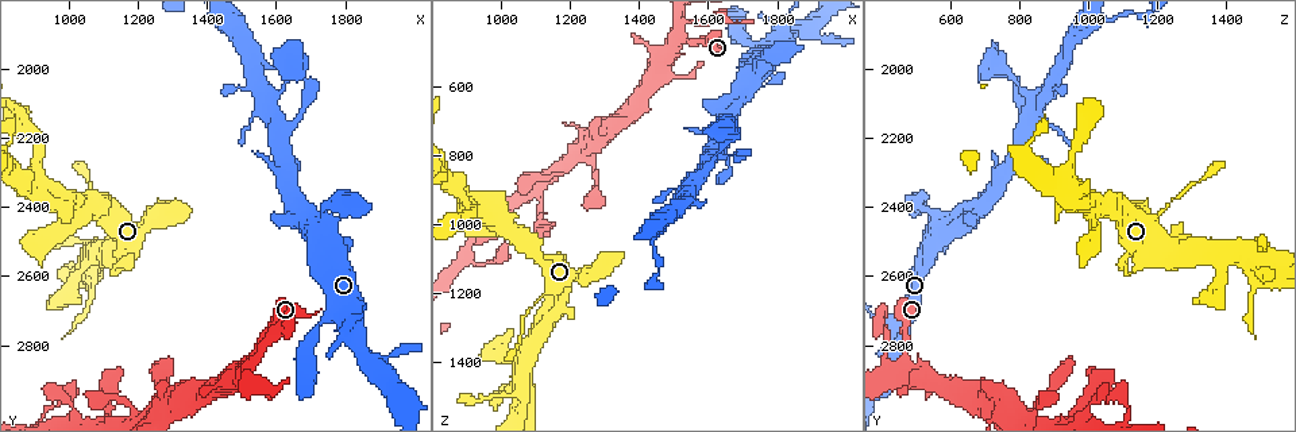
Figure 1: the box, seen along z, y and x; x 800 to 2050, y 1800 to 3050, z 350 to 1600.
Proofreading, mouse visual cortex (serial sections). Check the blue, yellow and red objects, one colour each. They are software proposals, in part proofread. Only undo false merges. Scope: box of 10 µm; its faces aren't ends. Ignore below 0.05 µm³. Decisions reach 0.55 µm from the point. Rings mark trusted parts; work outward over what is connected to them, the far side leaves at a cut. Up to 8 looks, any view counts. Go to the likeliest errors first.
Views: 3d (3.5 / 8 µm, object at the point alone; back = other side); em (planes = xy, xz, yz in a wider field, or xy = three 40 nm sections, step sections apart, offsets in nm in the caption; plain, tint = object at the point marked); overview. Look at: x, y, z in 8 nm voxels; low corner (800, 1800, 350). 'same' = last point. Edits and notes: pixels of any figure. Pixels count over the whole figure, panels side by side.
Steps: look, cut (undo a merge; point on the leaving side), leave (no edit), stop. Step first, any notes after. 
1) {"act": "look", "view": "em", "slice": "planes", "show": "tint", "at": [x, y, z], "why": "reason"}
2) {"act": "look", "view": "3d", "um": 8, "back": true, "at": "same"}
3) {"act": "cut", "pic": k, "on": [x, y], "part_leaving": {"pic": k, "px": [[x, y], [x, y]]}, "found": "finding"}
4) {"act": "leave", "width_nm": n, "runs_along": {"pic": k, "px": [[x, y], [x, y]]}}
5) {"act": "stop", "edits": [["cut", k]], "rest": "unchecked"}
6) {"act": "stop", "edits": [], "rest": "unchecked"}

{"act": "look", "view": "3d", "um": 8, "at": [1030, 2500, 1490], "why": "sharp bend"}

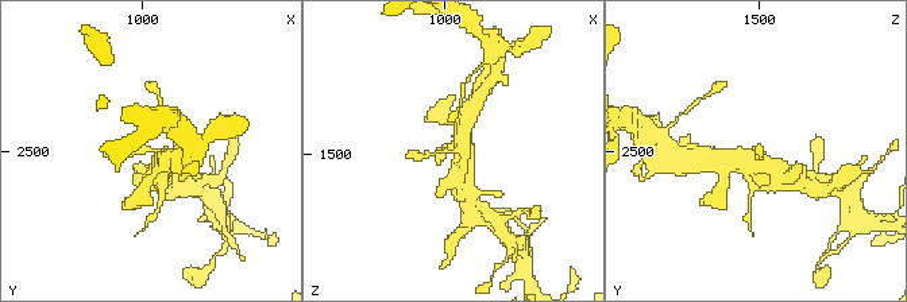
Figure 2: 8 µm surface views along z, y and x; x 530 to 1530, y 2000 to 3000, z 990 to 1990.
{"act": "look", "view": "em", "slice": "xy", "step": 2, "show": "tint", "at": "same", "why": "shape alone is not enough"}

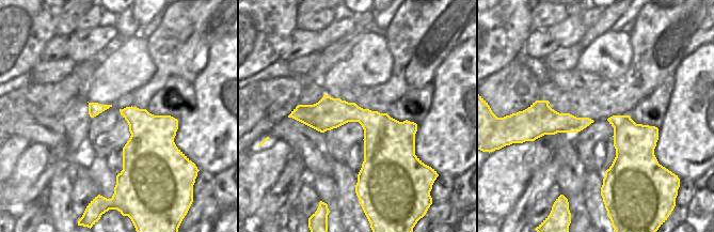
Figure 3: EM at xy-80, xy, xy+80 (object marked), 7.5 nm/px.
{"act": "leave", "runs_along": {"pic": 2, "px": [[467, 122], [459, 150], [419, 158]]}, "found": "one cell here"}

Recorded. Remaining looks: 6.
{"act": "look", "view": "3d", "um": 8, "at": [1510, 2850, 460], "why": "sharp bend"}

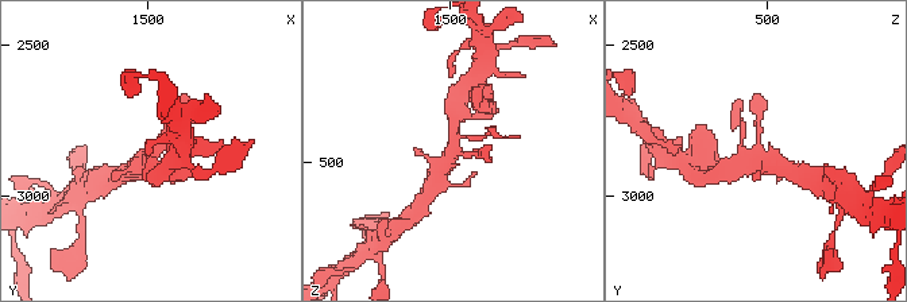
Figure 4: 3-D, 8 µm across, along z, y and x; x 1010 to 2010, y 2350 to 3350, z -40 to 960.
{"act": "look", "view": "3d", "um": 3.5, "at": "same"}

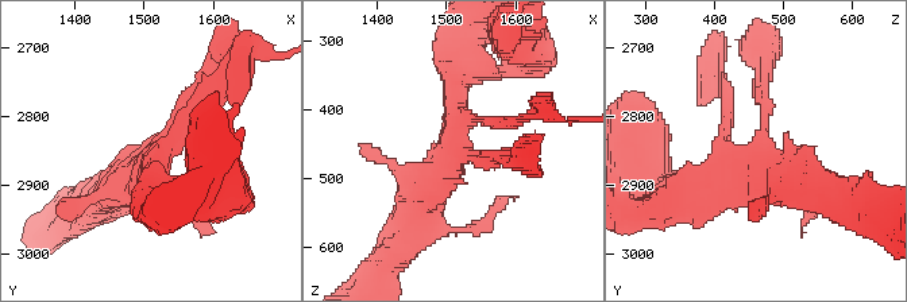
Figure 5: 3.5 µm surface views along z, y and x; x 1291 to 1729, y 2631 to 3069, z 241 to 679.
{"act": "look", "view": "em", "slice": "xy", "step": 1, "show": "tint", "at": [1520, 2855, 465], "arms": 4, "arm_widths_nm": [150, 200, 300, 500]}

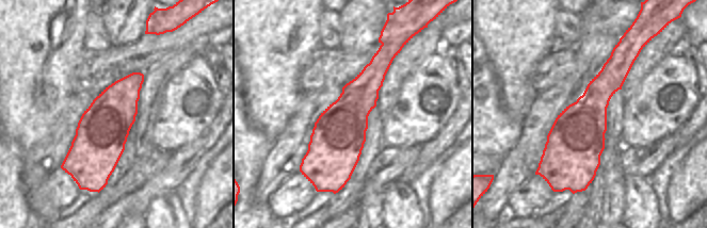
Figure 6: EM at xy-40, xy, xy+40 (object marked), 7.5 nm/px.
{"act": "leave", "runs_along": {"pic": 5, "px": [[209, 82], [118, 190]]}, "found": "one cell here"}

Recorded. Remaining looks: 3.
{"act": "look", "view": "3d", "um": 8, "at": [960, 2970, 1120]}

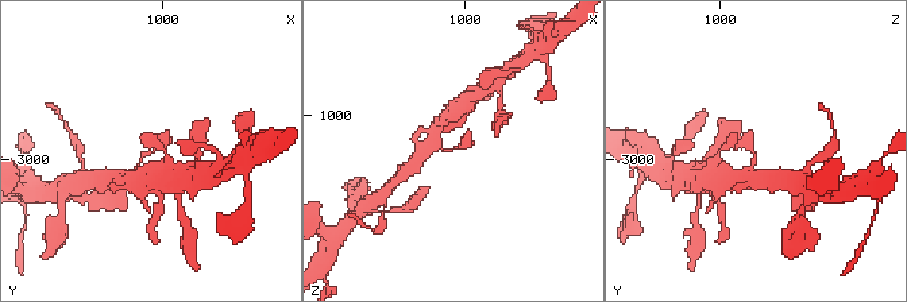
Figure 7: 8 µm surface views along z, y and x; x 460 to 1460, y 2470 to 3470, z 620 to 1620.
{"act": "look", "view": "em", "slice": "xy", "step": 2, "show": "tint", "at": "same", "why": "now the EM"}

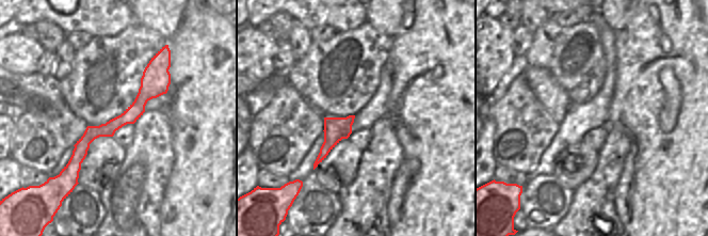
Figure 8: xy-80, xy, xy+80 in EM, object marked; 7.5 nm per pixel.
{"act": "leave", "found": "all the same cell"}

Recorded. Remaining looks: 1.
{"act": "stop", "edits": [], "rest": "unchecked"}

